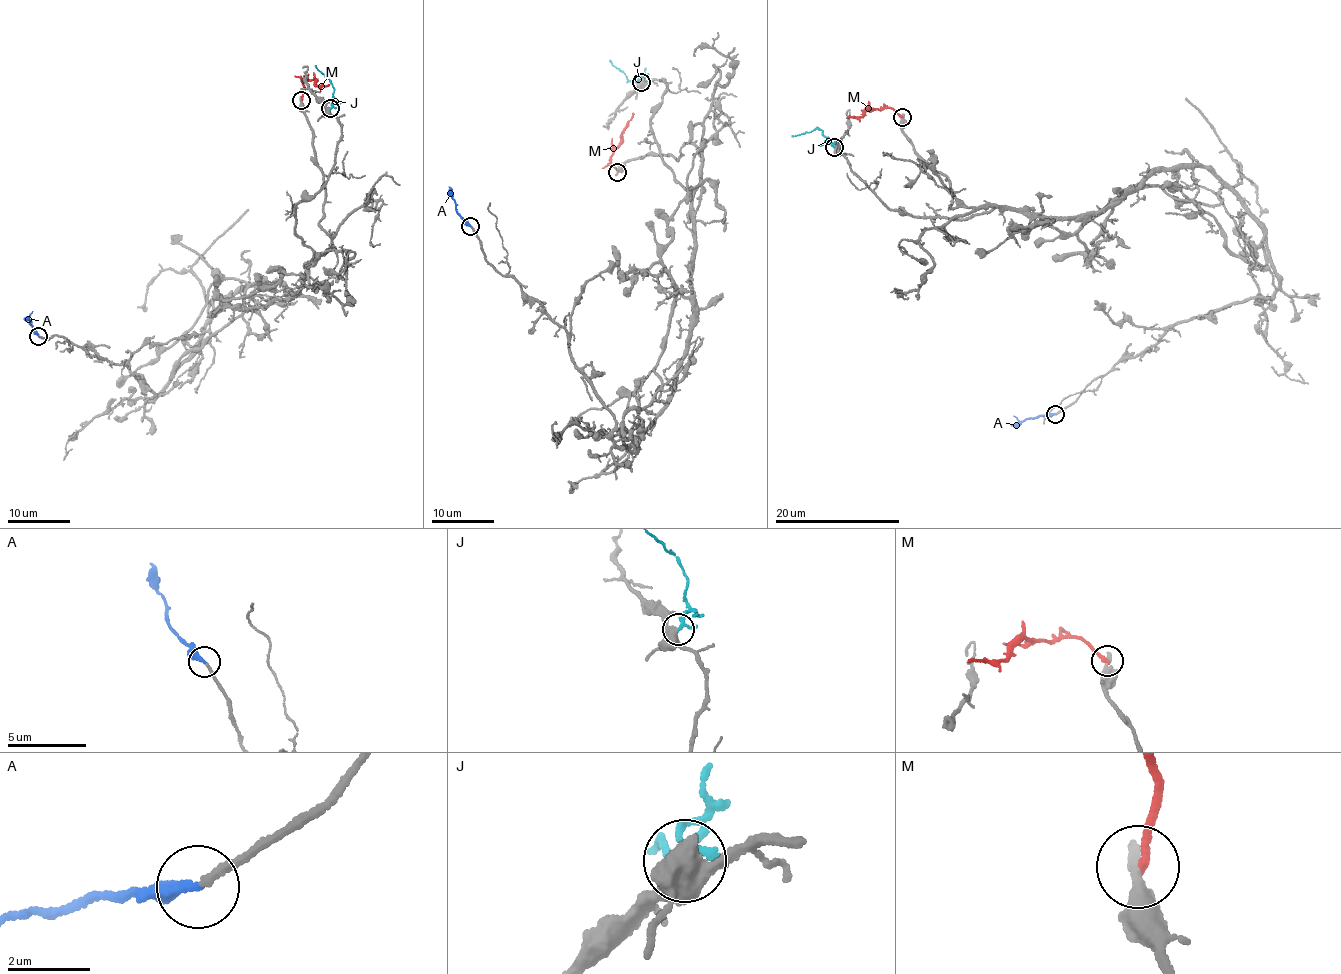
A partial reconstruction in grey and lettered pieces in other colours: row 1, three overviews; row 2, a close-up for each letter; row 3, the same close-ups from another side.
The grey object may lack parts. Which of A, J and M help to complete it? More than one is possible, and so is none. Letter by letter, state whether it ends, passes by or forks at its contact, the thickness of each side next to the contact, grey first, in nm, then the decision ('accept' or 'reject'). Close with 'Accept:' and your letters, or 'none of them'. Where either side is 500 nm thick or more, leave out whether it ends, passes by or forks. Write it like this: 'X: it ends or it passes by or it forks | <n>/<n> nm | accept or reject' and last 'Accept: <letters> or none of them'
A: it ends | 190/320 nm | accept
J: it passes by | 360/200 nm | reject
M: it ends | 360/190 nm | reject
Accept: A

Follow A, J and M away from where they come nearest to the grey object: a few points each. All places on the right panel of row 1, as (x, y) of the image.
A: (1056, 414), (1017, 420), (1011, 426)
J: (834, 147), (822, 130), (816, 128), (791, 135)
M: (903, 117), (888, 108), (869, 108), (860, 116), (847, 117)

